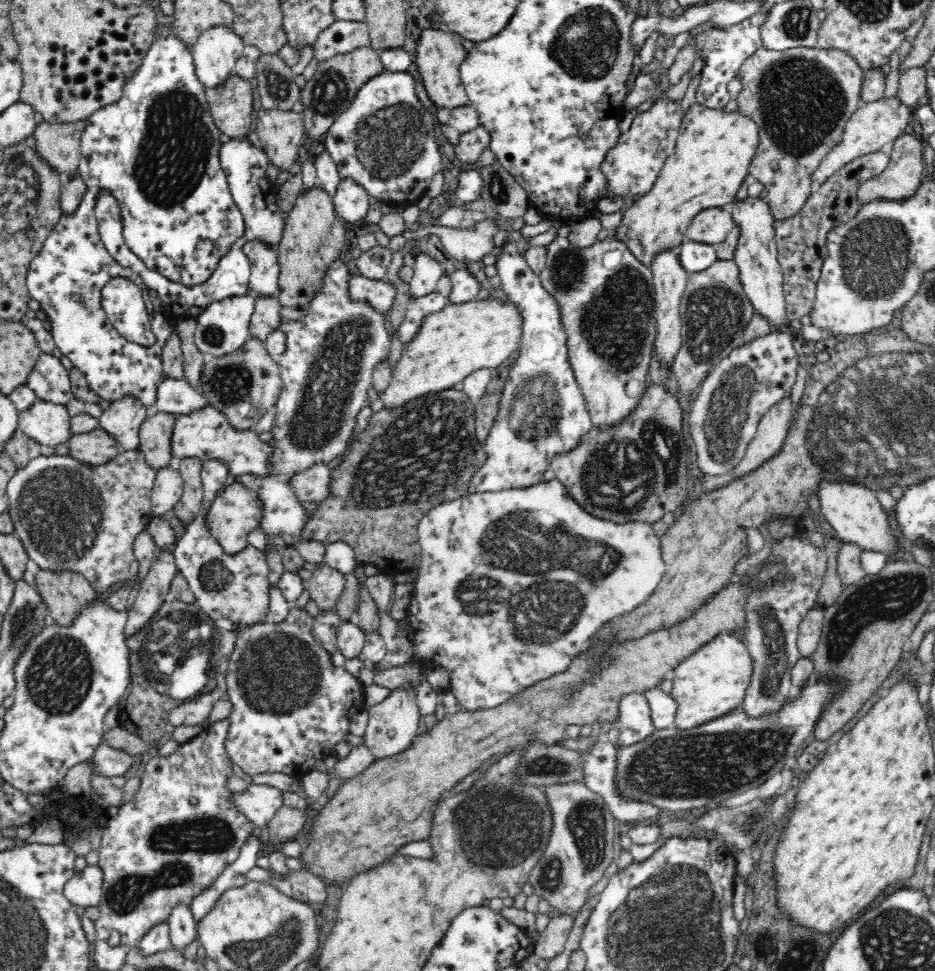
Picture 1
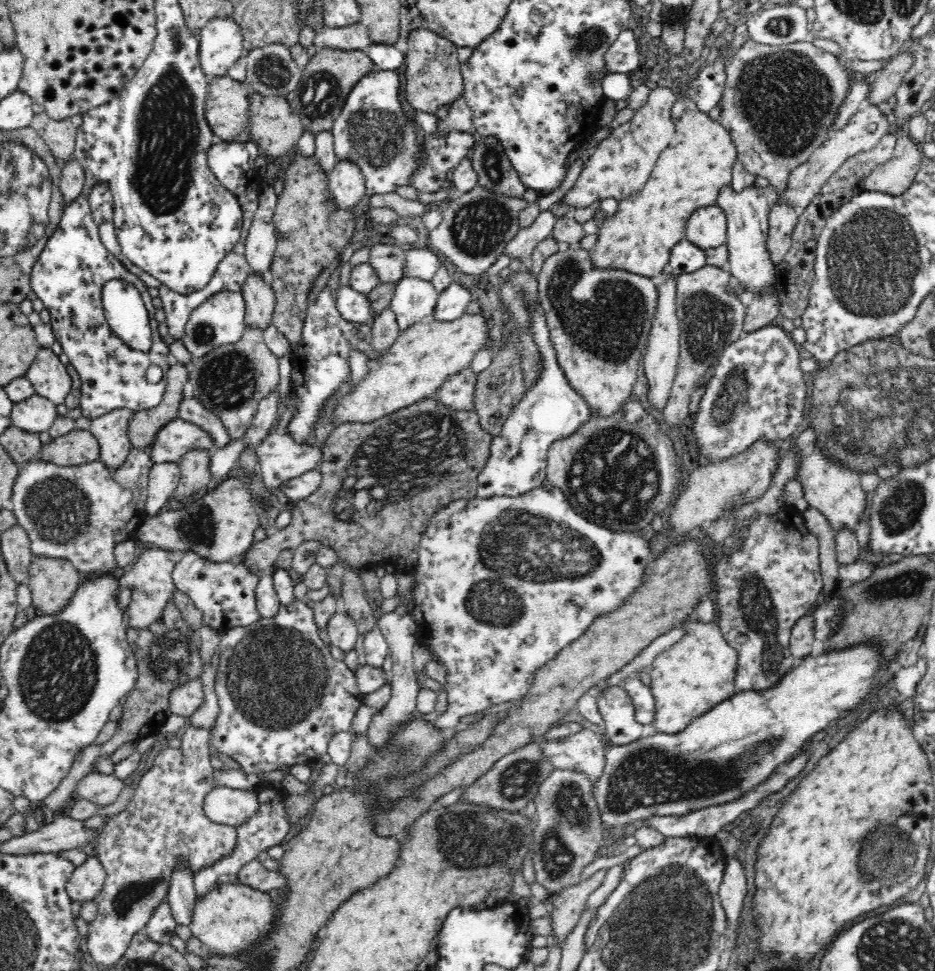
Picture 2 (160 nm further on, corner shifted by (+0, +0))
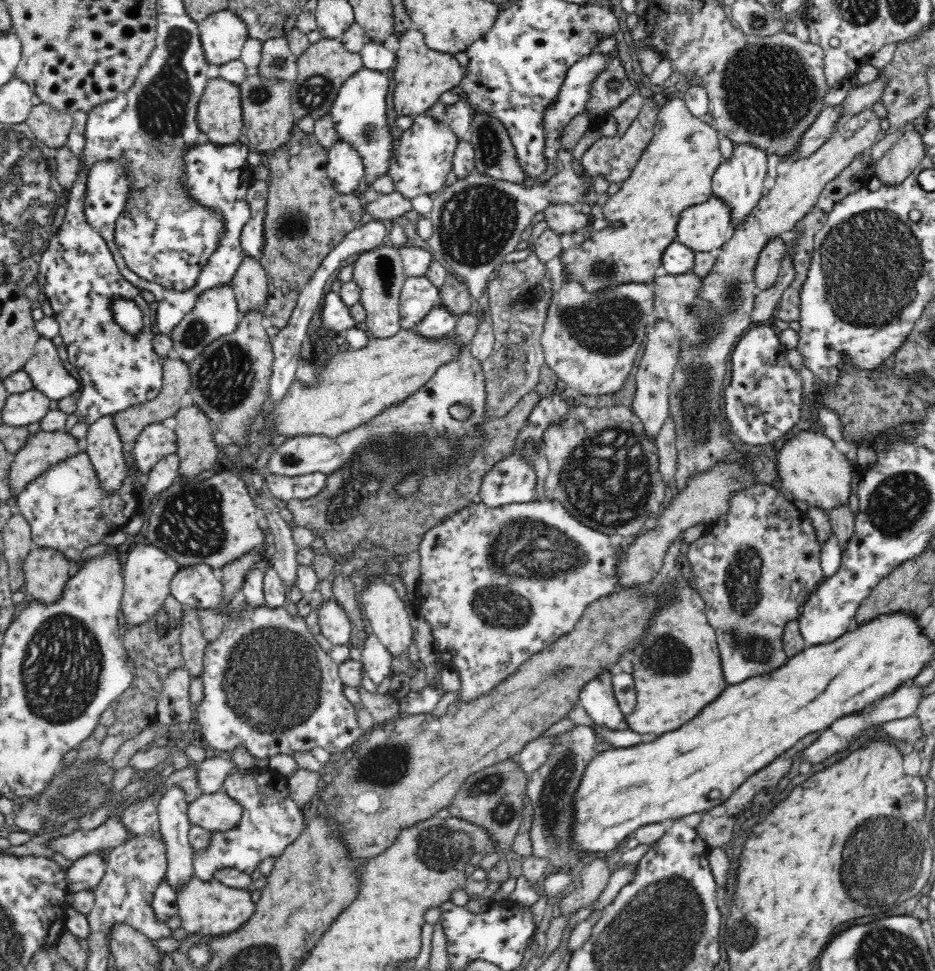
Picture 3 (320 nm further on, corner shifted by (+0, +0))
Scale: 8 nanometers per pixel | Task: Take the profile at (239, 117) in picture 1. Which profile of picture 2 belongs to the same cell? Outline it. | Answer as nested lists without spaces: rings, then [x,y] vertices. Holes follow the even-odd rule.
[[[228,75],[208,78],[209,93],[205,100],[206,122],[210,125],[217,141],[232,142],[240,132],[248,128],[249,98],[248,88],[241,81]]]

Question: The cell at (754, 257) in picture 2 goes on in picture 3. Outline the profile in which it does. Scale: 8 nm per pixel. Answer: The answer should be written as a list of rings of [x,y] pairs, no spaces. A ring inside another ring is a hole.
[[[734,142],[732,144],[732,154],[729,158],[723,158],[718,168],[712,174],[712,192],[721,198],[732,209],[731,226],[736,226],[742,222],[751,210],[754,209],[758,200],[762,198],[764,188],[764,178],[768,174],[768,159],[766,151],[760,146],[754,146],[749,142]]]

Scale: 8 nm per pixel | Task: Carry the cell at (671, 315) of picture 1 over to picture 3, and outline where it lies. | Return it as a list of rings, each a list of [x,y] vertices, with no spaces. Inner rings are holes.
[[[668,321],[651,322],[647,326],[647,344],[636,372],[636,392],[632,405],[633,414],[641,421],[646,434],[654,440],[662,430],[669,415],[669,391],[672,372],[678,362],[678,328]]]

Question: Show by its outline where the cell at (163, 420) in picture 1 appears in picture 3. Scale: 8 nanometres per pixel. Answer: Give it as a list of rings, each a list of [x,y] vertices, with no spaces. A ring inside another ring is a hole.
[[[174,355],[164,357],[162,376],[162,389],[154,399],[140,405],[130,406],[113,415],[114,427],[123,444],[127,446],[133,444],[136,441],[136,436],[140,435],[146,426],[161,423],[169,417],[174,417],[181,409],[181,400],[191,386],[191,374],[186,361],[176,358]]]

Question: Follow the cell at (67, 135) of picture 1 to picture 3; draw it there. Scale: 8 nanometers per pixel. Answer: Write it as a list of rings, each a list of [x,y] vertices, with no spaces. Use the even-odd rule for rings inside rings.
[[[48,104],[34,105],[31,113],[25,119],[25,123],[32,129],[35,141],[56,149],[67,144],[69,131],[73,125],[73,118],[69,112],[56,110],[54,106]]]

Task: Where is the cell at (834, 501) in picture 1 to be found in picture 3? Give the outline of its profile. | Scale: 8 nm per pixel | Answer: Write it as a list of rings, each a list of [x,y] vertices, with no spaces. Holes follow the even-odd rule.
[[[808,425],[778,448],[774,468],[781,486],[793,494],[794,500],[806,500],[811,506],[819,506],[828,511],[838,504],[847,504],[848,496],[851,495],[854,471],[845,455],[837,450],[834,442],[824,433]]]

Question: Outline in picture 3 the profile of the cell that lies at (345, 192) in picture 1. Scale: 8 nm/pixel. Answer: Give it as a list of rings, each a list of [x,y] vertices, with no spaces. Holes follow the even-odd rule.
[[[338,138],[327,149],[327,173],[339,192],[350,194],[361,187],[365,166],[360,153],[349,143]]]

